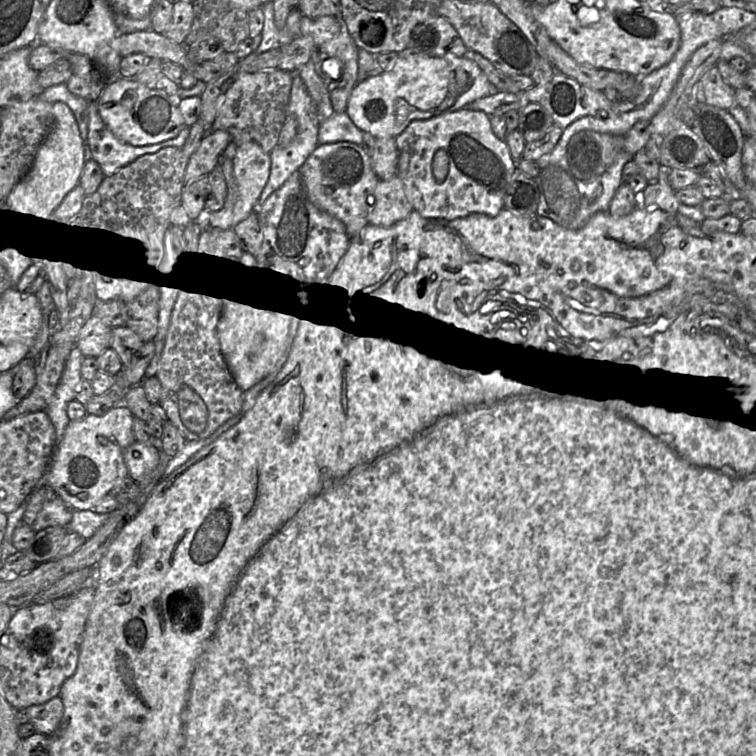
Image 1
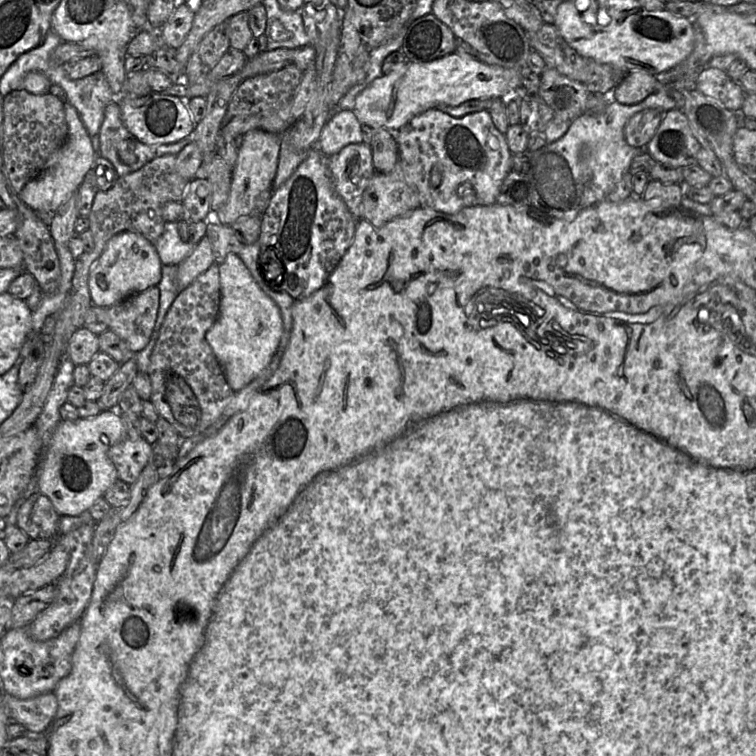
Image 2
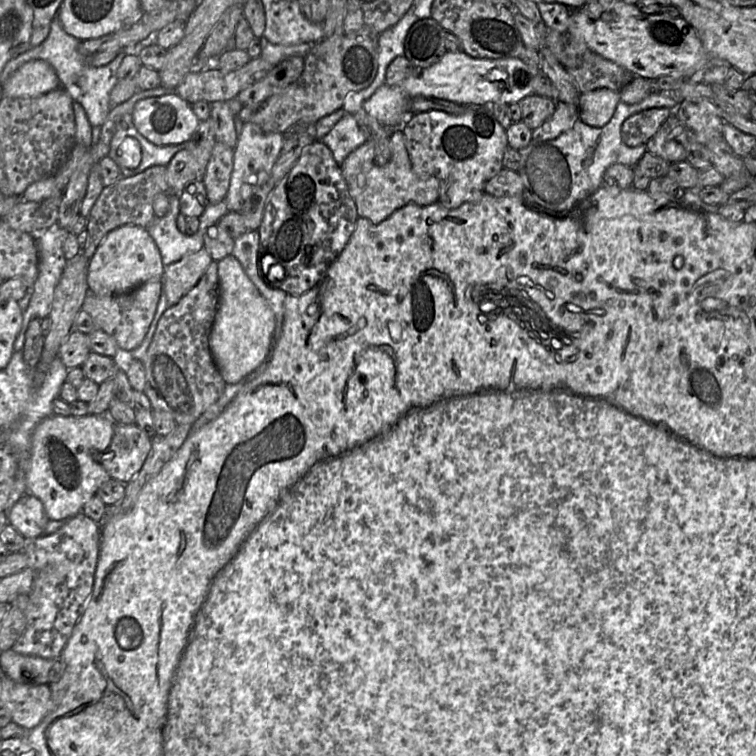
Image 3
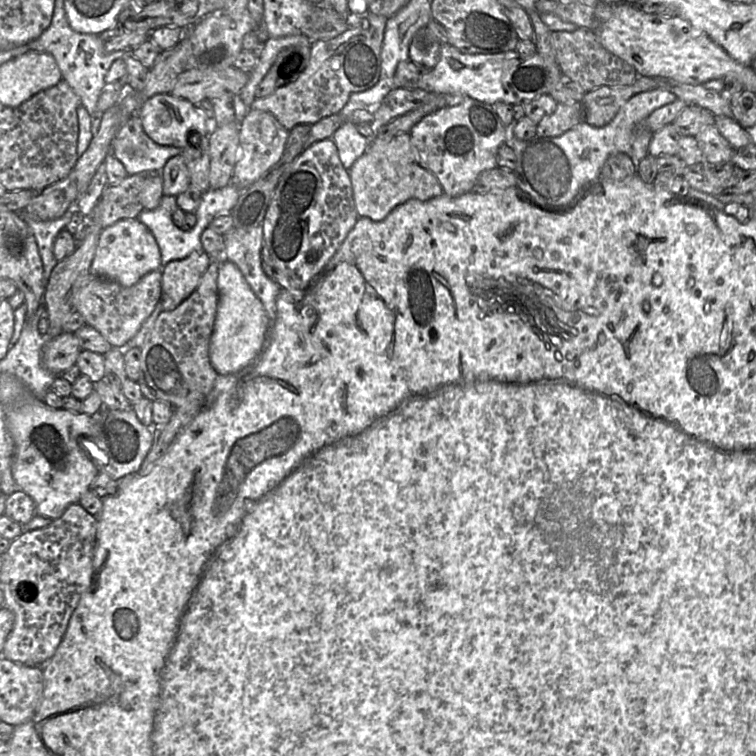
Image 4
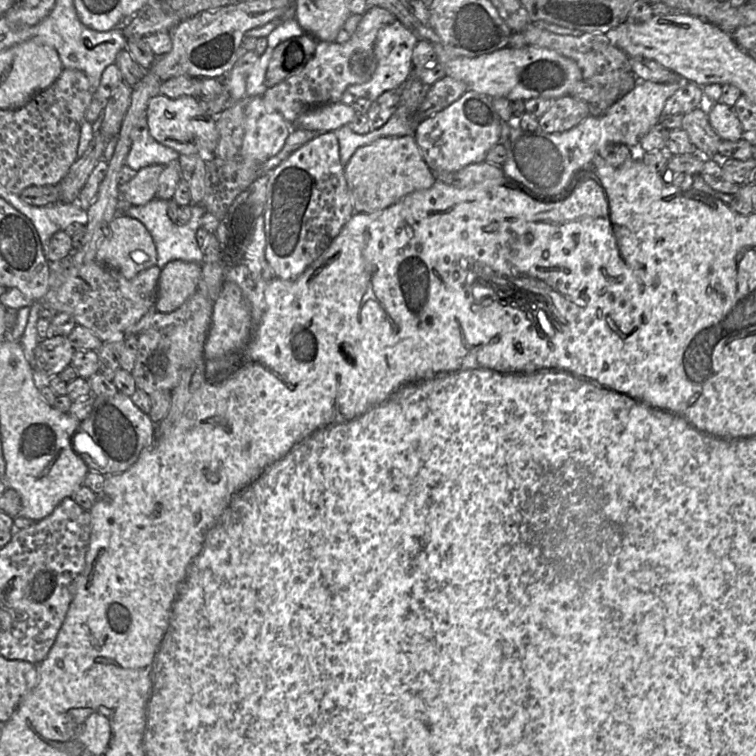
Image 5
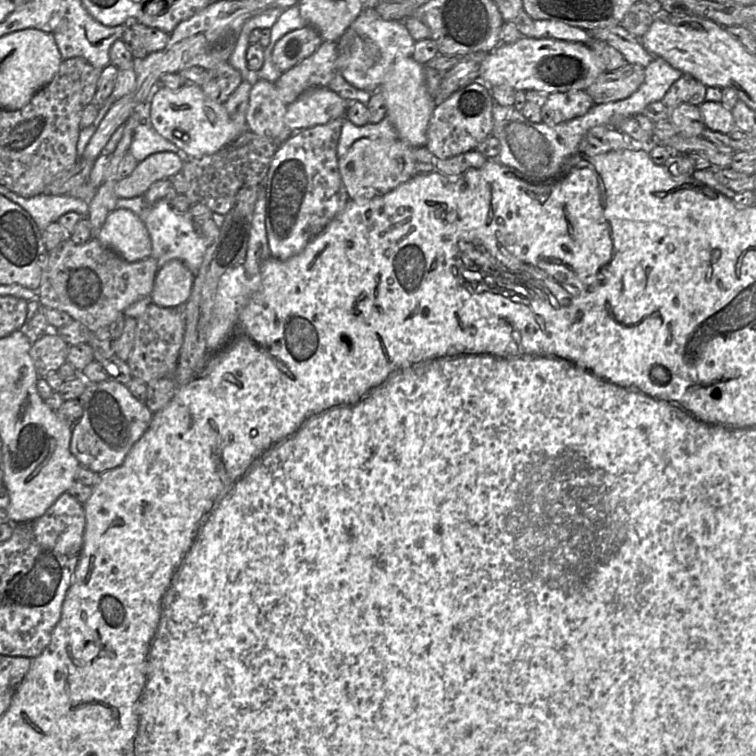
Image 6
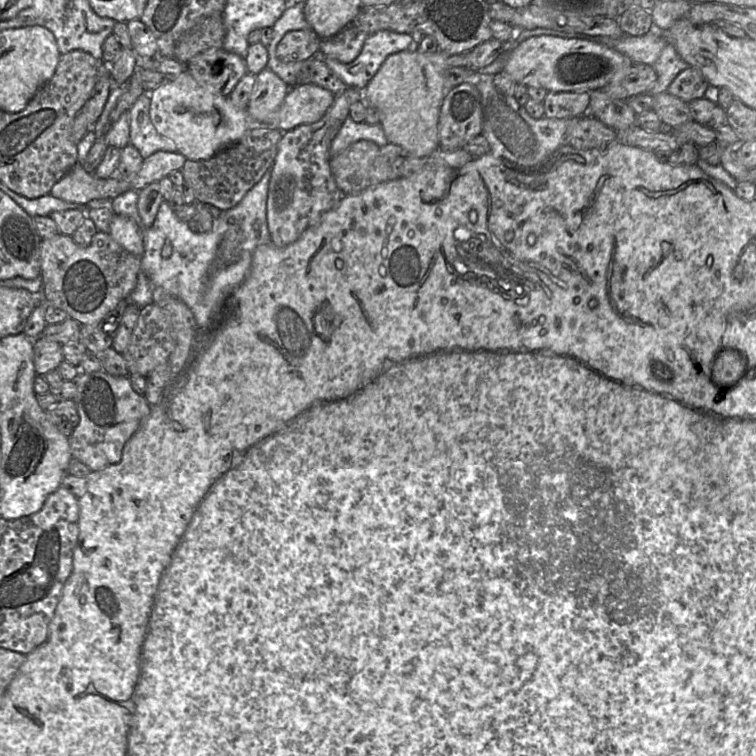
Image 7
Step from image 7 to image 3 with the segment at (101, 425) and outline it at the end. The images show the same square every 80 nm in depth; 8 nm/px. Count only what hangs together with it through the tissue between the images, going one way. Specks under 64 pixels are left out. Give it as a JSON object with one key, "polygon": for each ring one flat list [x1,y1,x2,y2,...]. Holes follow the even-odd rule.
{"polygon":[[114,424,112,441,99,456,111,478,128,483,142,468,152,439,136,424]]}

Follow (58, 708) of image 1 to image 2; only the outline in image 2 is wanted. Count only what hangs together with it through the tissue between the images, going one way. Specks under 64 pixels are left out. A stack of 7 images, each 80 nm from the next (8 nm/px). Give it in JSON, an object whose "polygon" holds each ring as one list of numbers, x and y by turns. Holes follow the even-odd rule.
{"polygon":[[54,692,28,699,19,699,5,693,3,700,14,719,24,725,28,731,35,733,42,733,48,728,58,709]]}

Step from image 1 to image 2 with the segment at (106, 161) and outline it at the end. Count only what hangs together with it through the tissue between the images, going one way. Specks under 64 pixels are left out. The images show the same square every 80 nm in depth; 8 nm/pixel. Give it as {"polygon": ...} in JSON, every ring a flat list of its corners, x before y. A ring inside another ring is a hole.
{"polygon":[[117,100,108,104,104,111,104,119,101,124,99,133,99,153,101,156,109,160,117,173,117,177,123,177,126,174,135,172,143,167,149,161,167,154,177,155,187,143,192,141,192,134,182,140,162,145,148,145,142,143,125,127,121,119,121,110]]}

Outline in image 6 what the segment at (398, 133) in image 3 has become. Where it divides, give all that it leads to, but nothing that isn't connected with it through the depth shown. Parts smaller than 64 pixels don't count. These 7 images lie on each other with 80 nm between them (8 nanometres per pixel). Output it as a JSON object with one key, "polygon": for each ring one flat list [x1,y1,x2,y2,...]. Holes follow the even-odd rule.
{"polygon":[[401,139,357,140,348,152,338,159,339,172,349,198,362,201,384,195,417,175,413,161,414,149]]}

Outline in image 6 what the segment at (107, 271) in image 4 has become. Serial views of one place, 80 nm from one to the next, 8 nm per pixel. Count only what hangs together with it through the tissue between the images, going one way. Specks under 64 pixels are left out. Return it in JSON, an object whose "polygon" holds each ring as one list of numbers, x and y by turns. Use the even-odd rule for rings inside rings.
{"polygon":[[130,210,112,211,97,239,128,262,151,257,152,244,148,230,142,220]]}

